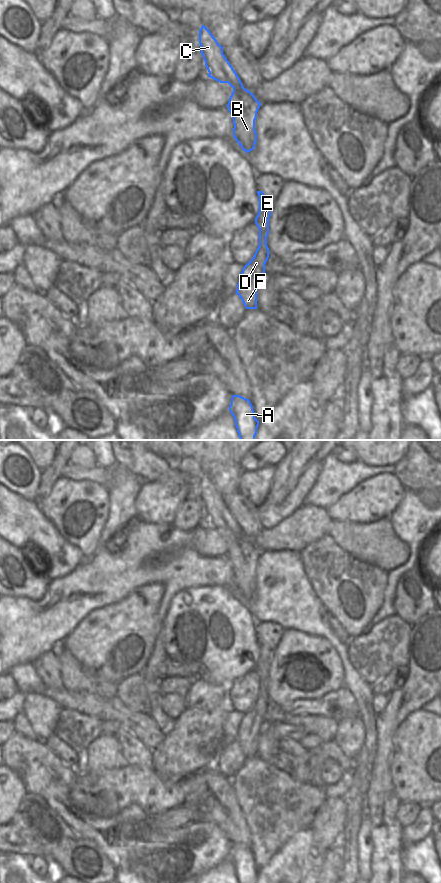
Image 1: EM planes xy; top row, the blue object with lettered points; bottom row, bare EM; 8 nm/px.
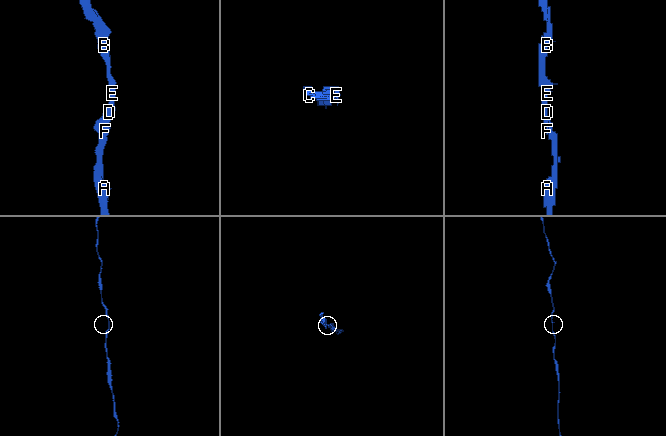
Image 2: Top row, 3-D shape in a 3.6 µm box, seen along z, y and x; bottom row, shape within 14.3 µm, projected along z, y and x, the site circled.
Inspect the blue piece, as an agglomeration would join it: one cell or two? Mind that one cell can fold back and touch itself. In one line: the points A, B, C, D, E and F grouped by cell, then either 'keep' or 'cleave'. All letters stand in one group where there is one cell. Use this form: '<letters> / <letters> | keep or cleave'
A B C D E F | keep

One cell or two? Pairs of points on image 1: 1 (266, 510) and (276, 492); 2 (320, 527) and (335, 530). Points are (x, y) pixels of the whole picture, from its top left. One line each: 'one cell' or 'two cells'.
1: two cells
2: two cells

